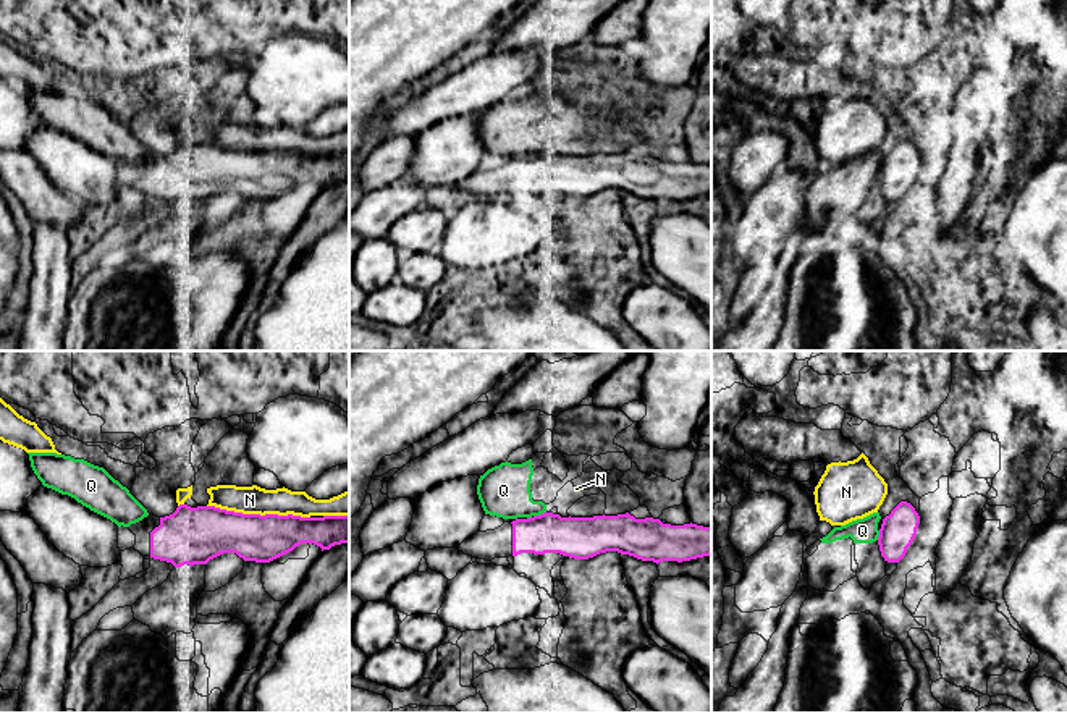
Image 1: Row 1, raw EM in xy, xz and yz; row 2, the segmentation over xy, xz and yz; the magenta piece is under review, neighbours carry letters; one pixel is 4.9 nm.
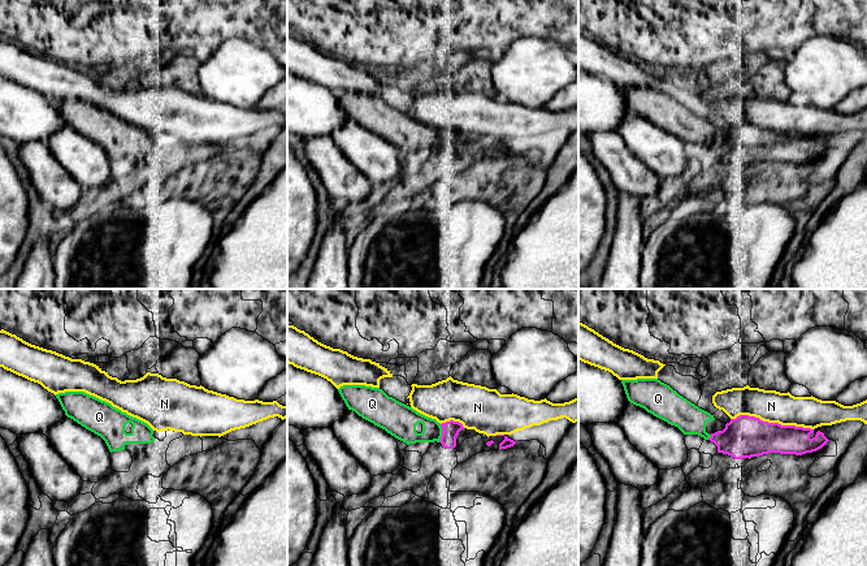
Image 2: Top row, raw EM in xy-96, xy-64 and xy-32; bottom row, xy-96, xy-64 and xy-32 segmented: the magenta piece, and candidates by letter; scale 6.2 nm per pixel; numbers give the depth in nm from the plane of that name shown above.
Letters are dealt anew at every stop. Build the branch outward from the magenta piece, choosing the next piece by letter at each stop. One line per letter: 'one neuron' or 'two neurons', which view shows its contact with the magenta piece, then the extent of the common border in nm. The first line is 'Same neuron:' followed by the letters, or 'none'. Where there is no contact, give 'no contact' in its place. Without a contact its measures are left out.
Same neuron: none
N: two neurons | xy | 500 nm
Q: two neurons | xz | 70 nm

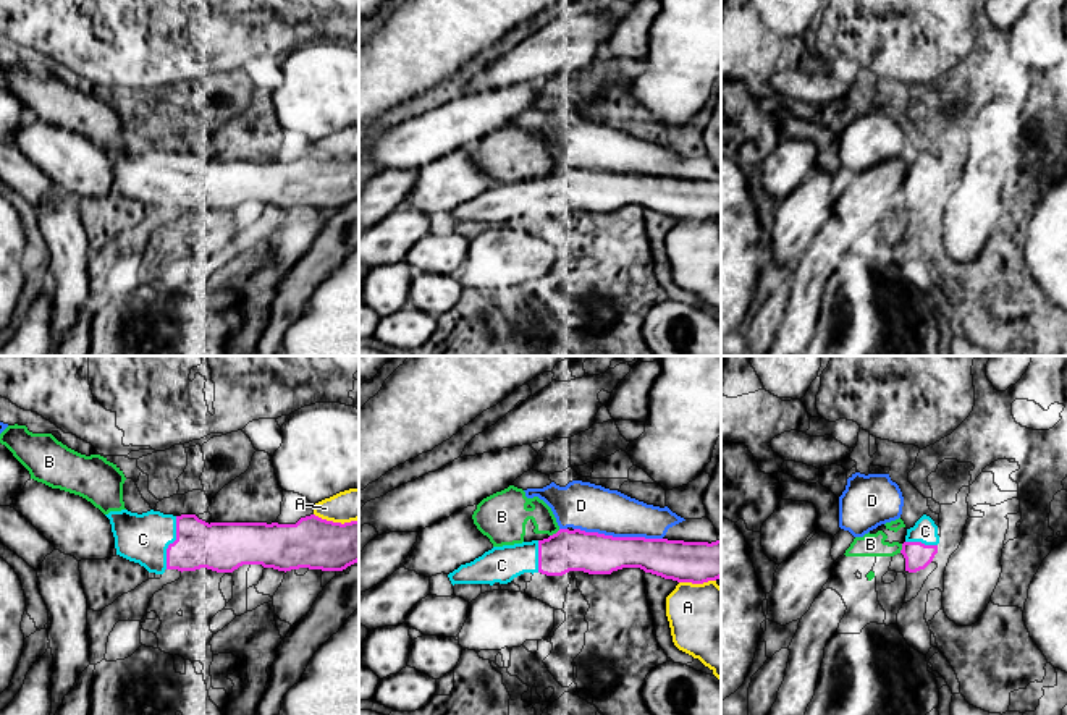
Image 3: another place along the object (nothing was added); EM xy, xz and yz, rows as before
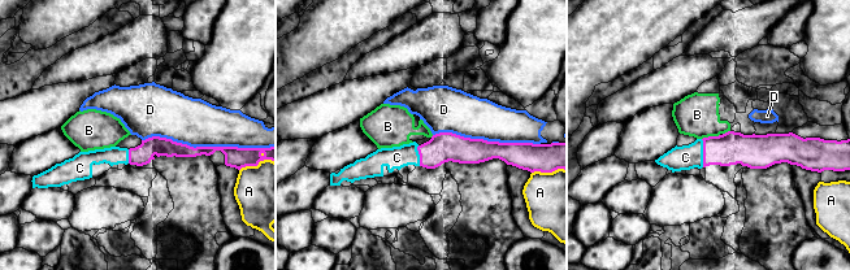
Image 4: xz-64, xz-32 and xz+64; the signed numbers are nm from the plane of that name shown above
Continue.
Same neuron: C
A: two neurons | xy | 220 nm
B: two neurons | xz | 70 nm
C: one neuron | xy | 280 nm
D: two neurons | xz | 440 nm

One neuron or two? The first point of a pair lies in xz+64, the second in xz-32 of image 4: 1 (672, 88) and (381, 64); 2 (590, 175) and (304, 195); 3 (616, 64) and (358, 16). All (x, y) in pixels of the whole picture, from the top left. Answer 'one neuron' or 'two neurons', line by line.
1: two neurons
2: one neuron
3: one neuron

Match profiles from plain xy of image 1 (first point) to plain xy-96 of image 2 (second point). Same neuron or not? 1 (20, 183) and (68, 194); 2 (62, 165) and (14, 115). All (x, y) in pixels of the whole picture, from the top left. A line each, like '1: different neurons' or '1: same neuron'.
1: same neuron
2: different neurons

